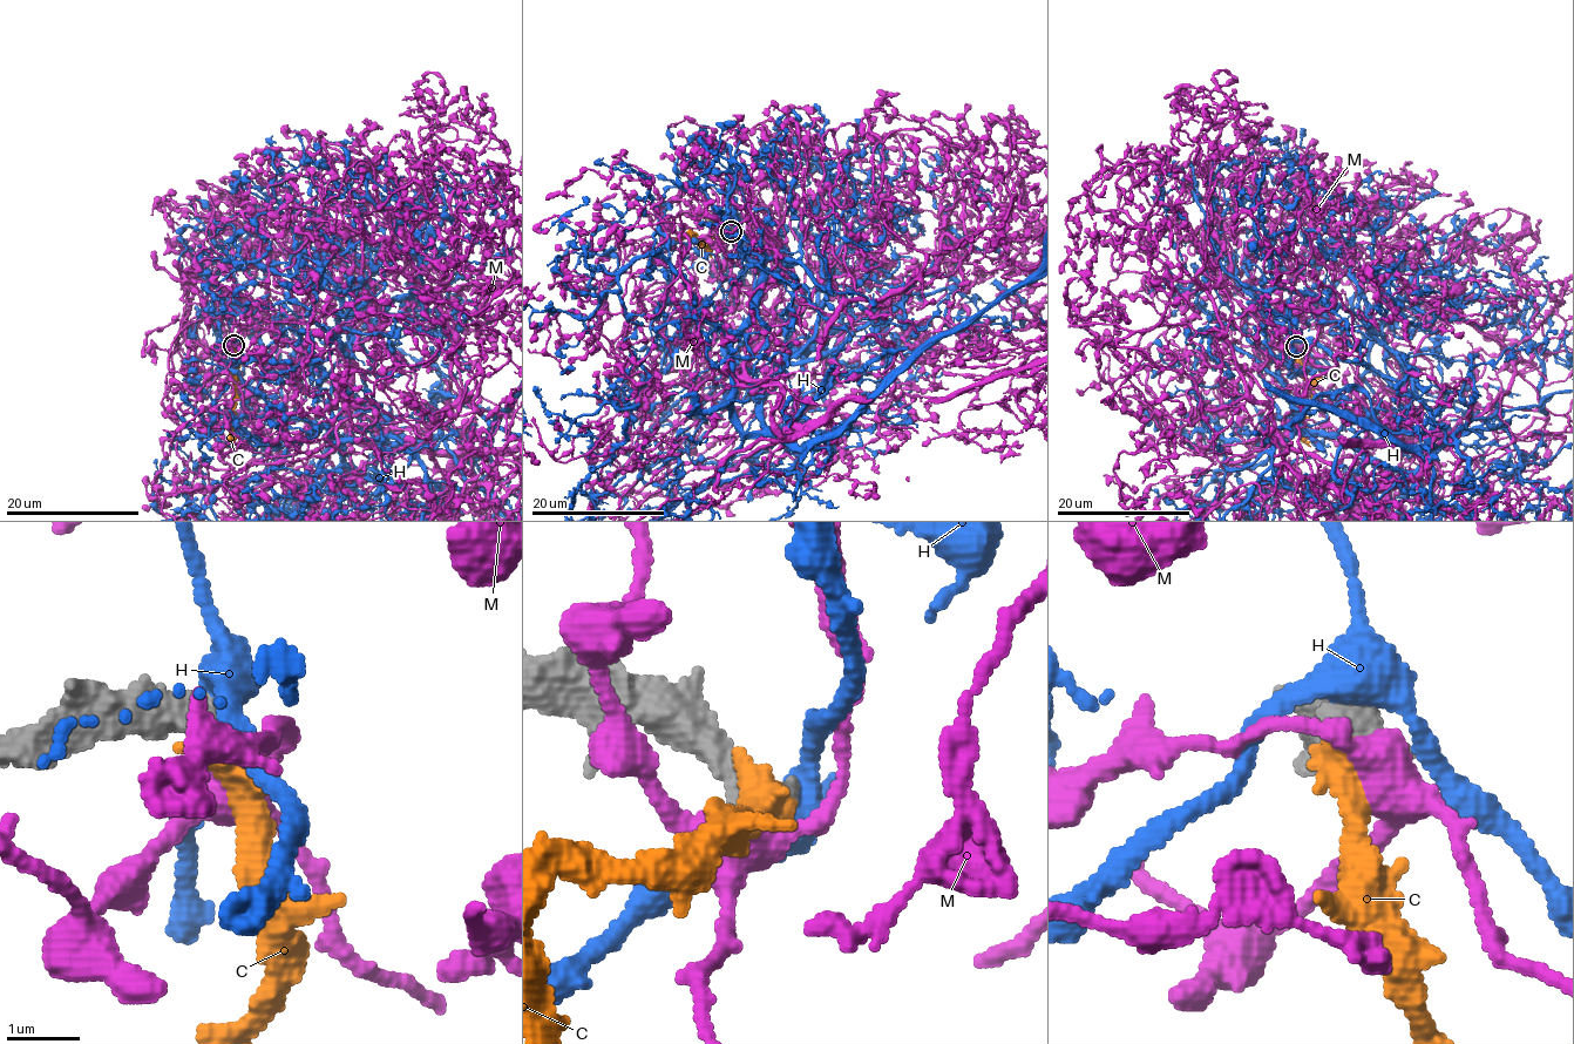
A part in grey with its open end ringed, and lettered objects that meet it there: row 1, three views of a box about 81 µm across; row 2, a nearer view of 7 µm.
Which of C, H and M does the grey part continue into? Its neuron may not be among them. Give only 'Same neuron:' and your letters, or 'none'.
Same neuron: C

